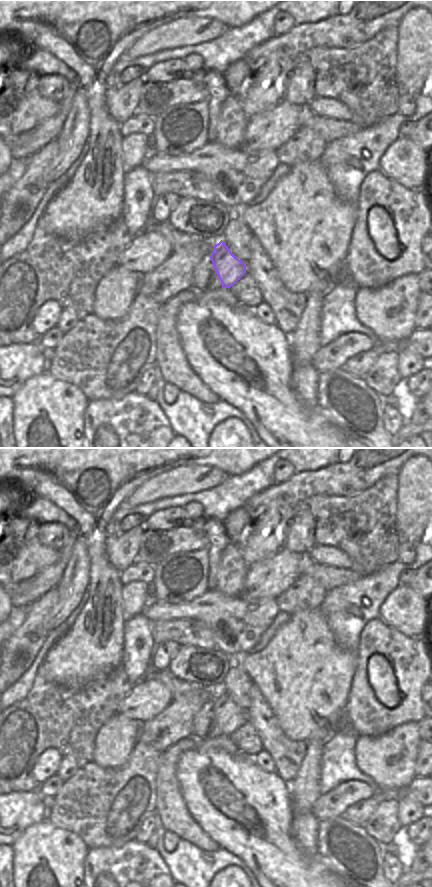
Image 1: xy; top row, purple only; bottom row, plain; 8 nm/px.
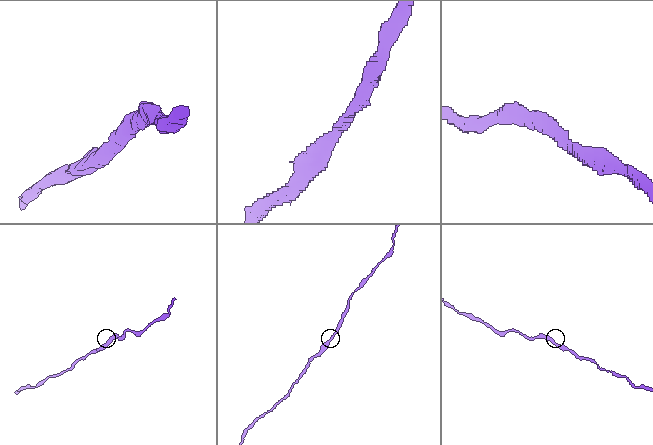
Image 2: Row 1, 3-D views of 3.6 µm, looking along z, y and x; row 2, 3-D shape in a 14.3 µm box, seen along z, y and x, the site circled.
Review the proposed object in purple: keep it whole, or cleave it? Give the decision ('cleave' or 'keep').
keep

